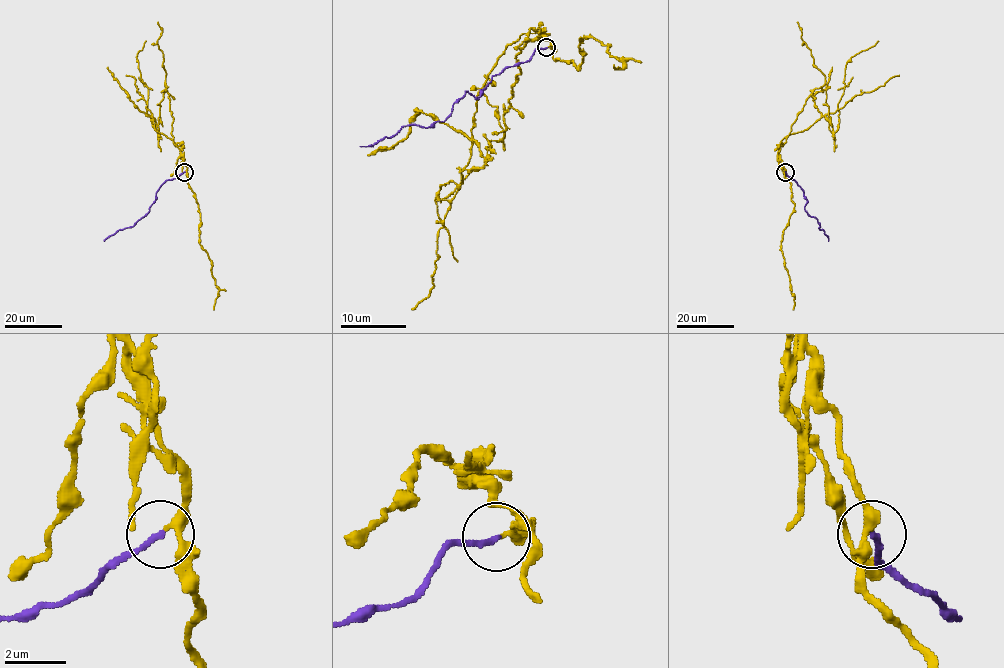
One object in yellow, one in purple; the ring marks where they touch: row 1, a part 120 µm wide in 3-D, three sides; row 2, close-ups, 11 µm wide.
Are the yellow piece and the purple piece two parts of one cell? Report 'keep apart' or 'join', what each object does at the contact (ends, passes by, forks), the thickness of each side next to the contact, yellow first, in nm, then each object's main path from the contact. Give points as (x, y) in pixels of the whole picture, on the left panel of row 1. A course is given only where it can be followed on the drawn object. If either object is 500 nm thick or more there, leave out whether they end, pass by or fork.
keep apart; yellow passes by; purple ends; calibres 240 and 190 nm; course yellow (185, 171), (187, 165), (181, 152), (154, 129), (146, 108), (148, 89), (137, 57), (146, 40); course purple (185, 171), (161, 185), (149, 210), (133, 226), (104, 240)

